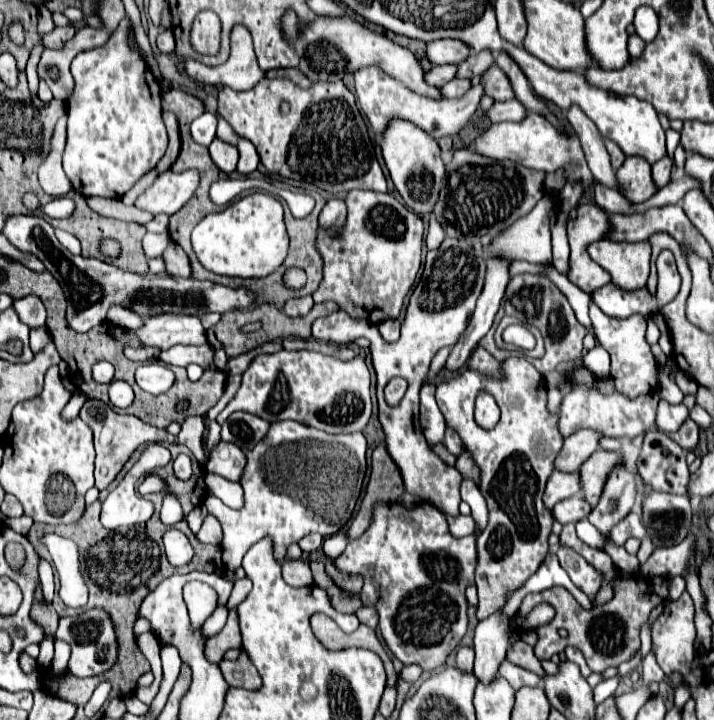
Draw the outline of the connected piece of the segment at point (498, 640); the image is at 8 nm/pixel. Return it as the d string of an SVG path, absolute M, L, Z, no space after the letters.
M501 612L481 620L475 628L473 650L475 650L475 676L483 684L493 682L501 662L507 656L509 642L505 642L505 630L509 620L501 618Z

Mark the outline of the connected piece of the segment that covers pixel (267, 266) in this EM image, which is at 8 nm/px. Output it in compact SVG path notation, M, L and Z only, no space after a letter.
M255 192L229 204L221 212L207 214L191 234L193 250L199 262L215 274L259 278L277 270L287 258L289 234L283 222L283 204L267 194Z

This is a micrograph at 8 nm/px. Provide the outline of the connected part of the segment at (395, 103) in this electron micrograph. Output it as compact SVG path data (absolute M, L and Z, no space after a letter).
M365 66L353 72L355 78L355 90L357 90L357 98L361 104L361 110L365 112L365 116L369 118L373 130L377 134L381 134L381 130L385 130L389 118L401 116L401 118L409 118L413 124L421 126L425 132L429 132L435 140L441 136L453 136L457 134L469 120L471 116L477 112L481 98L485 96L485 88L481 82L475 82L471 86L471 90L455 100L441 100L441 102L433 102L431 98L421 98L417 94L413 94L411 90L407 90L405 86L401 86L401 82L397 82L395 78L389 78L379 66Z

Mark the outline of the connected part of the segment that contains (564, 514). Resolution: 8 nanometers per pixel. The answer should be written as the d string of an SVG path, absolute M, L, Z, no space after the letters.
M573 496L569 500L561 500L559 504L555 504L553 508L553 516L555 520L559 520L561 524L569 524L569 522L579 522L583 518L589 516L591 512L591 504L583 498L583 496Z

